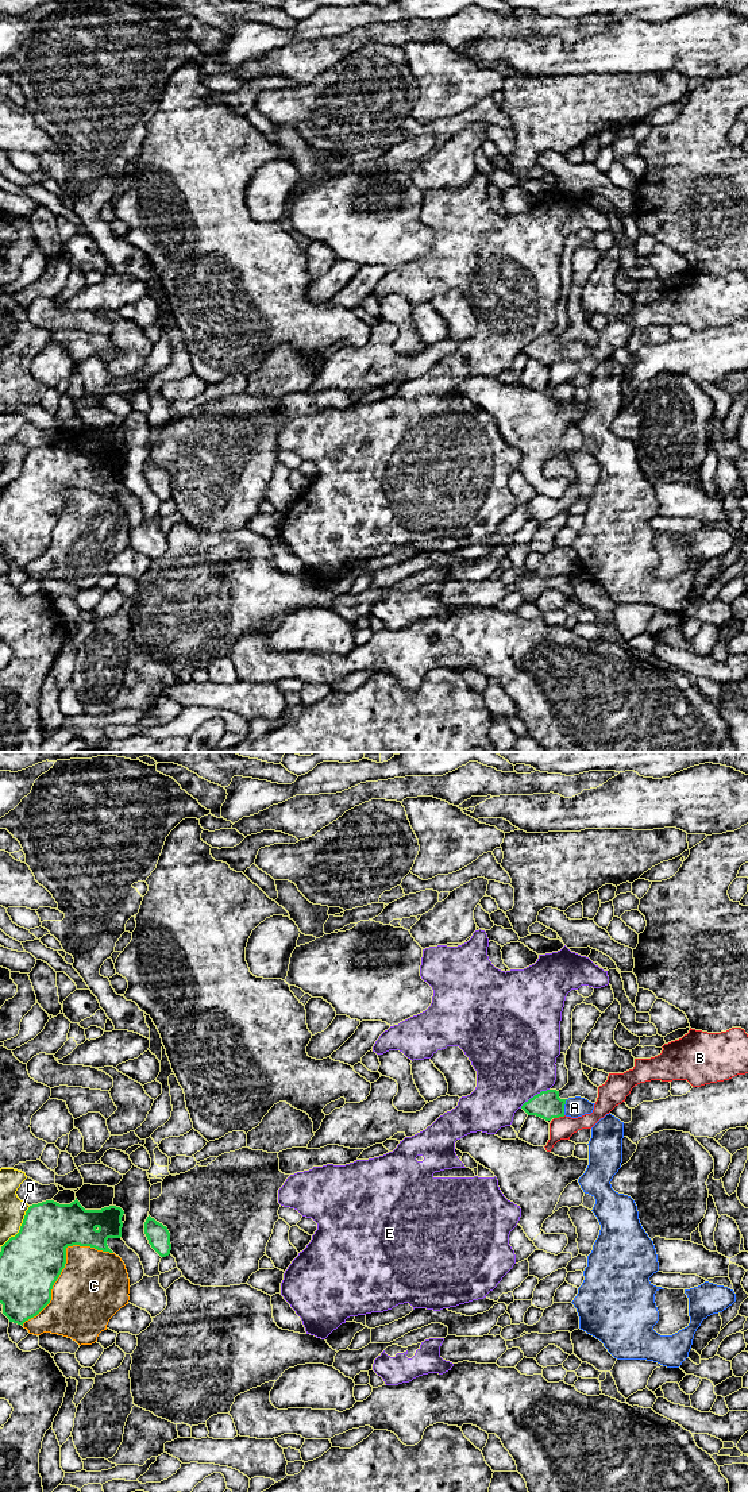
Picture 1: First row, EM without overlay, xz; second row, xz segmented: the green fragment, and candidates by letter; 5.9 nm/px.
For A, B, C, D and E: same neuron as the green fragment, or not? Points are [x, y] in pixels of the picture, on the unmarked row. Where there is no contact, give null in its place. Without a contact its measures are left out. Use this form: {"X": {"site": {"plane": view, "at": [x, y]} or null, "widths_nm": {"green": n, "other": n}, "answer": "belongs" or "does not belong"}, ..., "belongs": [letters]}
{"A": {"site": {"plane": "xz", "at": [563, 351]}, "widths_nm": {"green": 170, "other": 120}, "answer": "belongs"}, "B": {"site": {"plane": "xz", "at": [559, 359]}, "widths_nm": {"green": 170, "other": 140}, "answer": "does not belong"}, "C": {"site": {"plane": "xz", "at": [64, 509]}, "widths_nm": {"green": 360, "other": 420}, "answer": "does not belong"}, "D": {"site": {"plane": "xz", "at": [20, 471]}, "widths_nm": {"green": 360, "other": 160}, "answer": "does not belong"}, "E": {"site": {"plane": "xz", "at": [535, 339]}, "widths_nm": {"green": 170, "other": 480}, "answer": "does not belong"}, "belongs": ["A"]}

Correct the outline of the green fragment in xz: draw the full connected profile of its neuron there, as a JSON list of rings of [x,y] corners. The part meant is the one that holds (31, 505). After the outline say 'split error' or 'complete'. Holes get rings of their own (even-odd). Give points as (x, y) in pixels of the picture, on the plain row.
[[[77,442],[70,448],[46,444],[30,450],[19,477],[11,481],[0,496],[0,547],[9,566],[23,570],[50,547],[53,529],[66,508],[68,490],[90,490],[113,497],[107,483],[122,481],[123,458],[116,450],[85,454]]]; complete

